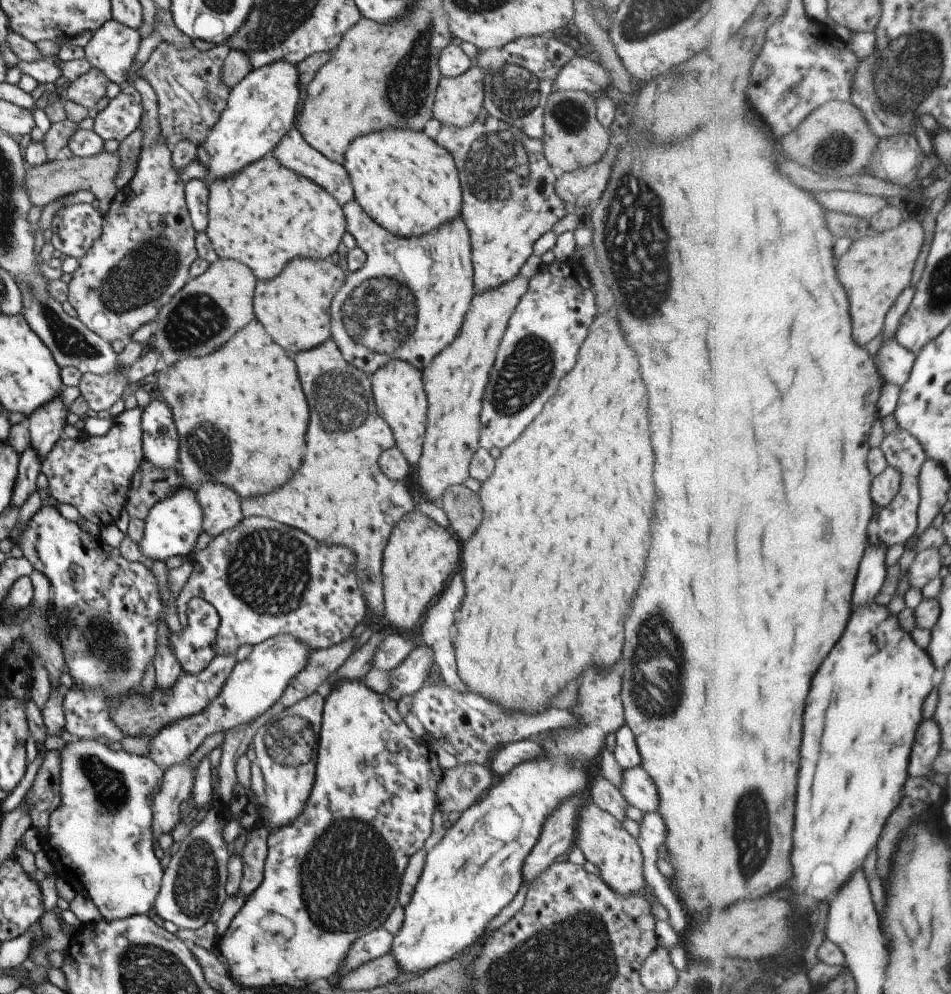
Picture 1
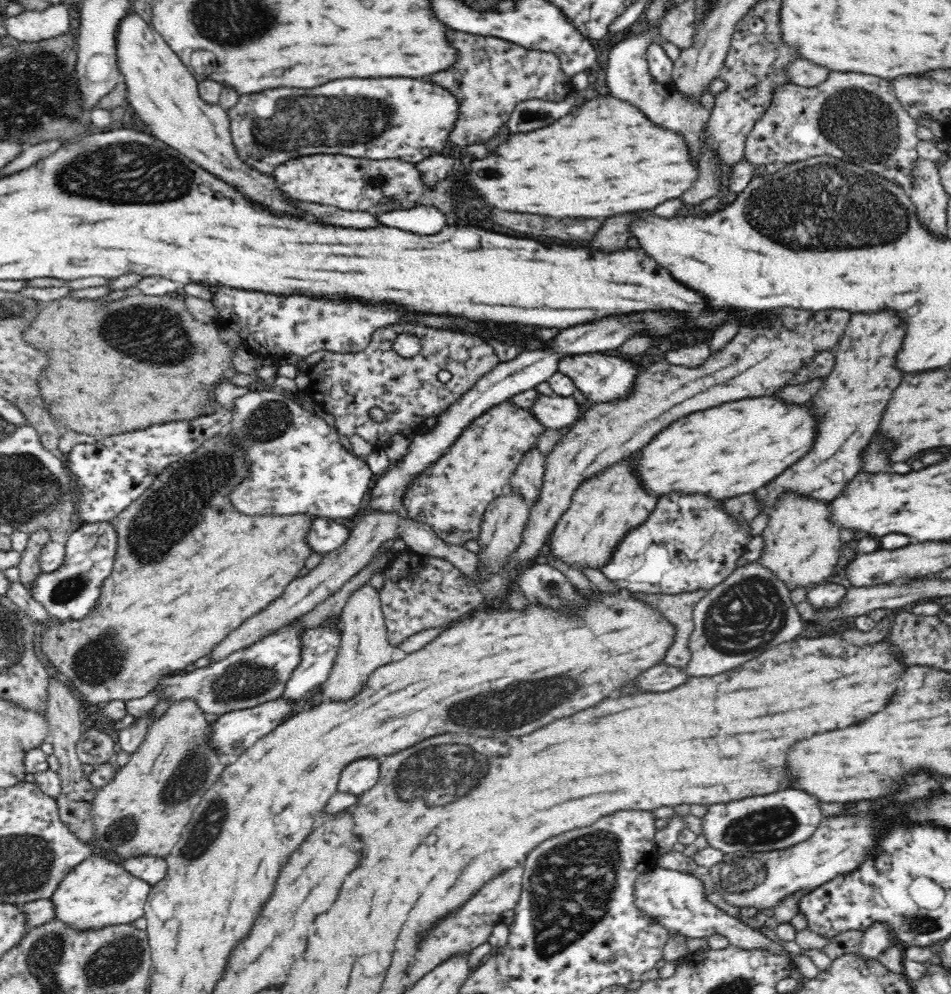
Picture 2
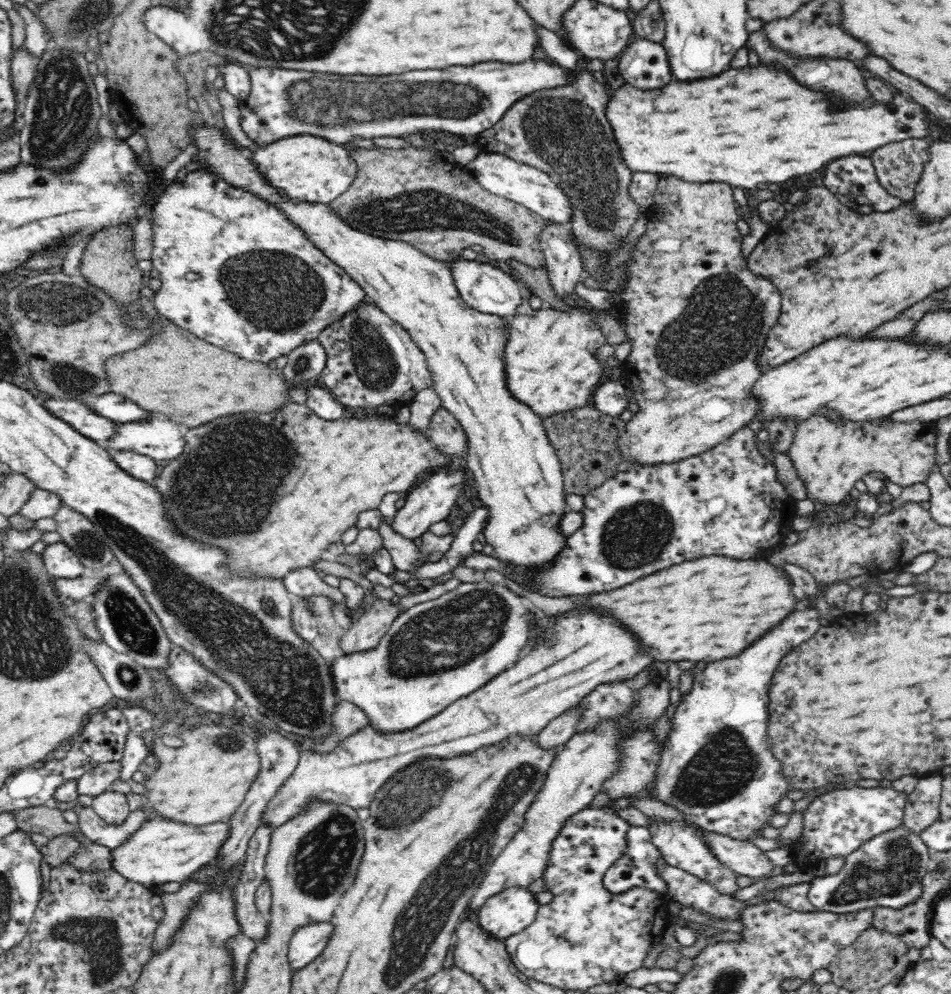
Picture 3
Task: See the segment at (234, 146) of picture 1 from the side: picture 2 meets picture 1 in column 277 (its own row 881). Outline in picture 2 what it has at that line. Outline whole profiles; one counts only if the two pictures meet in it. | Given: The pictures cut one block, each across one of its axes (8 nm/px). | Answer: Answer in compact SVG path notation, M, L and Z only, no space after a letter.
M102 853L91 854L83 860L74 870L71 870L54 891L50 901L54 903L54 918L60 919L62 923L74 927L78 930L94 929L113 924L132 924L138 918L145 916L145 906L150 894L150 883L136 878L130 874L126 867L115 860L110 855L104 856Z

